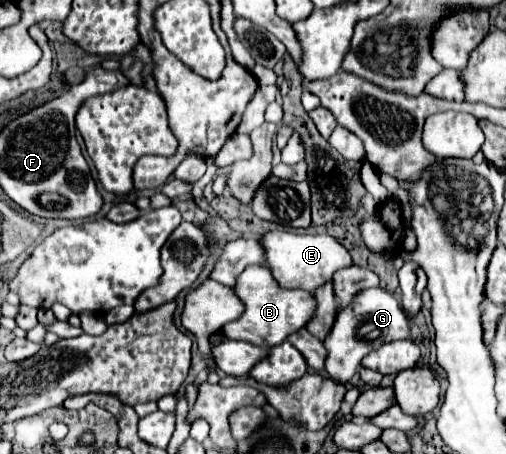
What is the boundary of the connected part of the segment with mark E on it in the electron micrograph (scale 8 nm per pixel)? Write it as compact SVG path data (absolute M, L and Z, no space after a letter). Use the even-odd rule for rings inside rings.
M287 230L269 231L263 237L263 247L273 277L285 289L303 289L313 293L317 287L333 281L335 271L353 265L349 251L331 235L299 235Z

